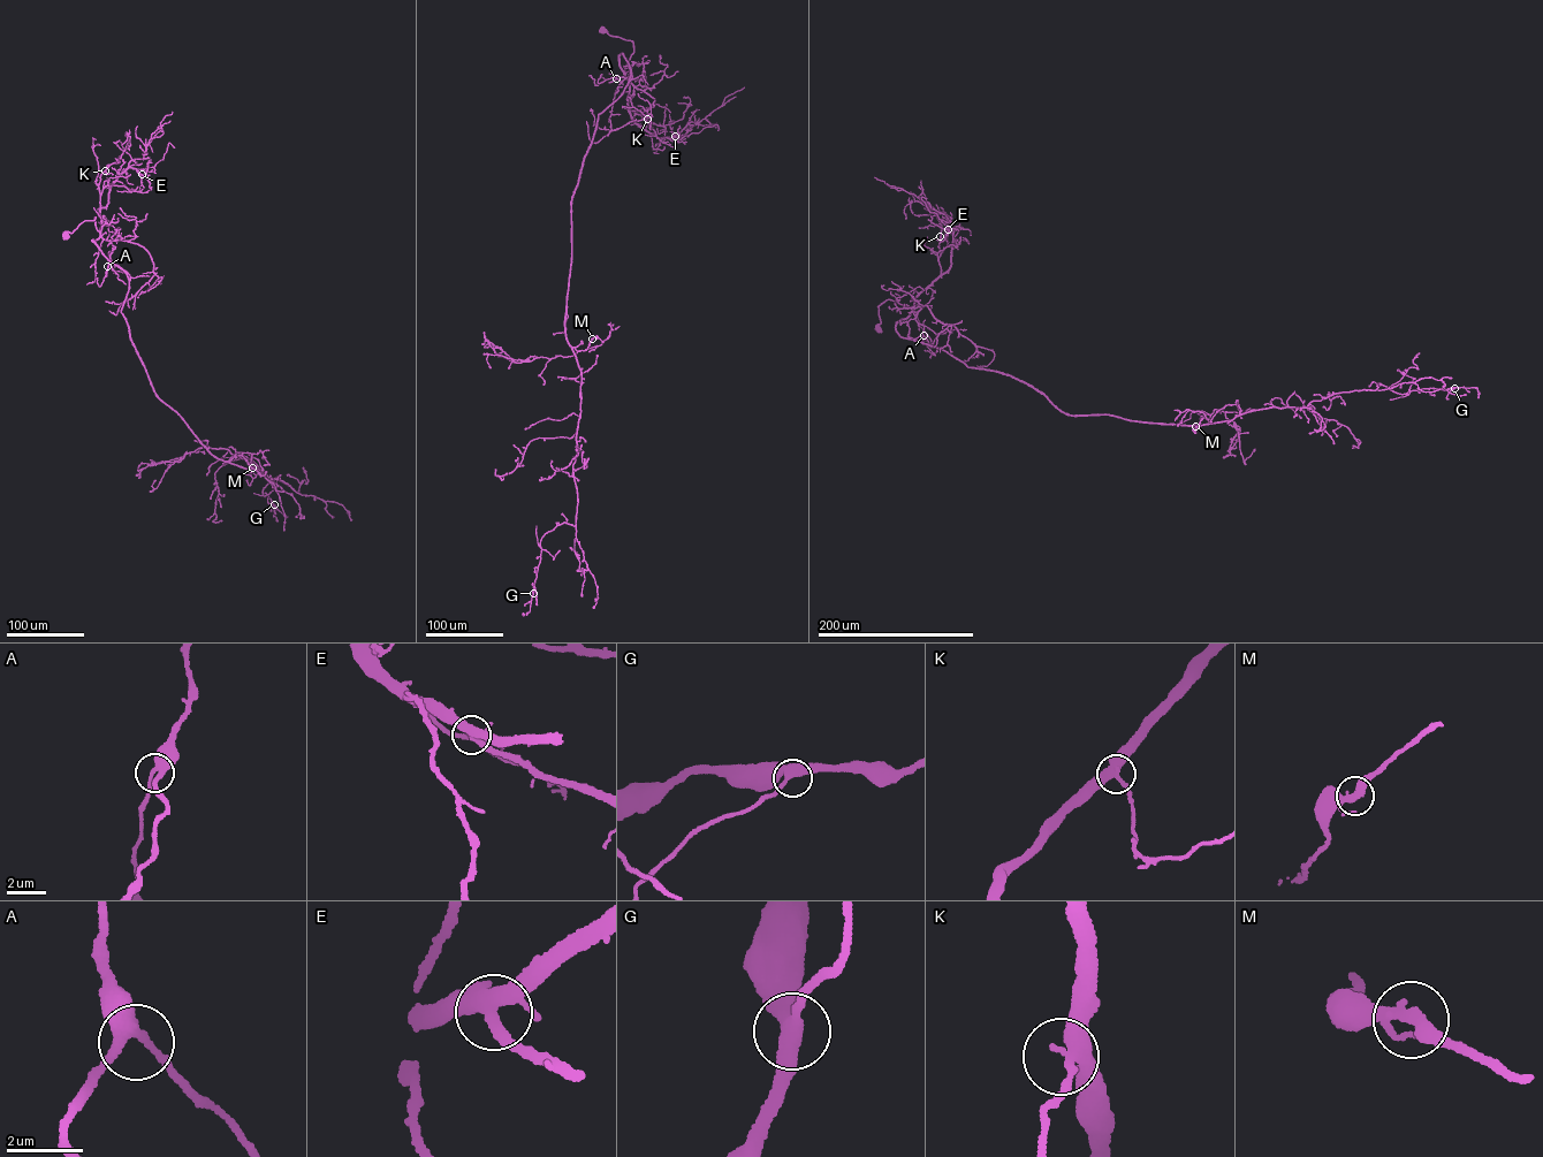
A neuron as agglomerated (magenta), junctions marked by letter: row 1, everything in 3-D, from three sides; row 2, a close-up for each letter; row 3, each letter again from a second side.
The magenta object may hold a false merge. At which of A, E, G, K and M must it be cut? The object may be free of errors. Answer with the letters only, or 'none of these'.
none of these

